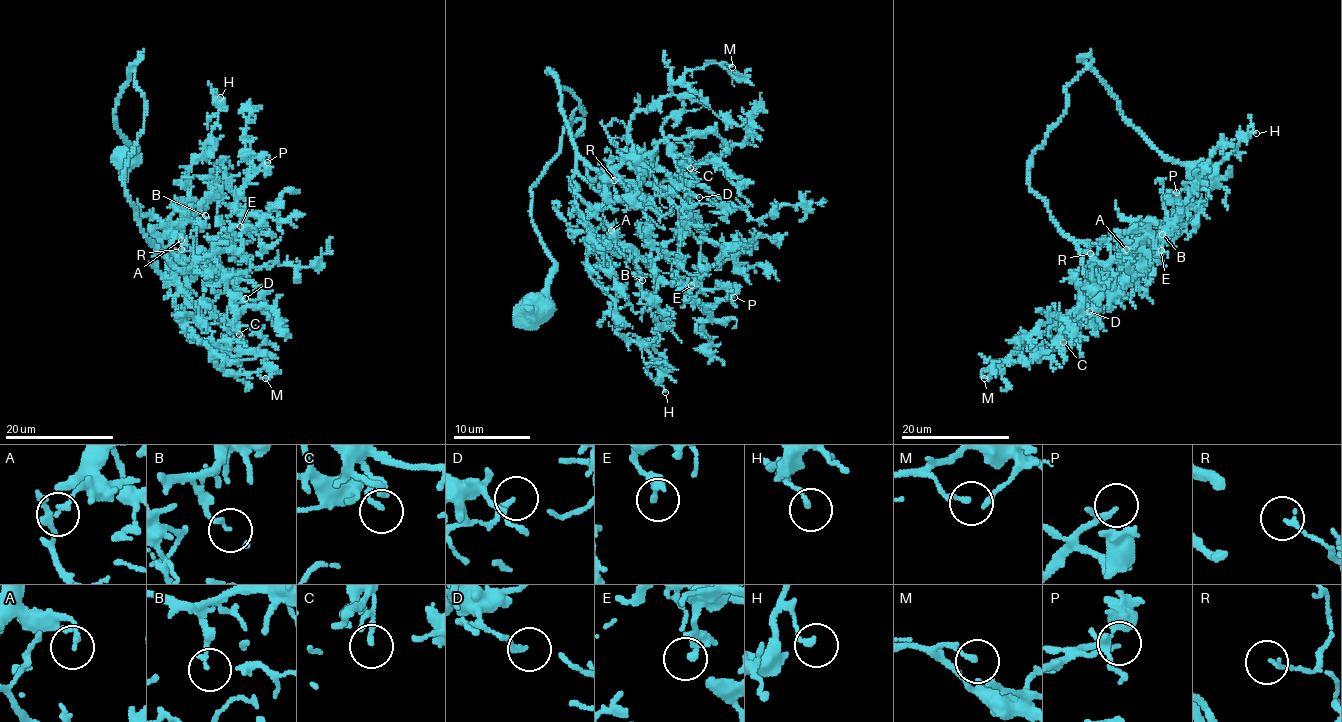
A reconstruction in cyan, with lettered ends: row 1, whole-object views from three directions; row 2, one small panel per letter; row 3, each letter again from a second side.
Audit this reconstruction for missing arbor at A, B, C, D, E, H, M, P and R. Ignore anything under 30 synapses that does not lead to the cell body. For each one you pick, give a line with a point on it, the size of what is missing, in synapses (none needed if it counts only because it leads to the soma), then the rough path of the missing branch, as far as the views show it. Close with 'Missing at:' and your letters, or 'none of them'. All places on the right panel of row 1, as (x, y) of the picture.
P: at (1176, 192); about 30 synapses
Missing at: P

